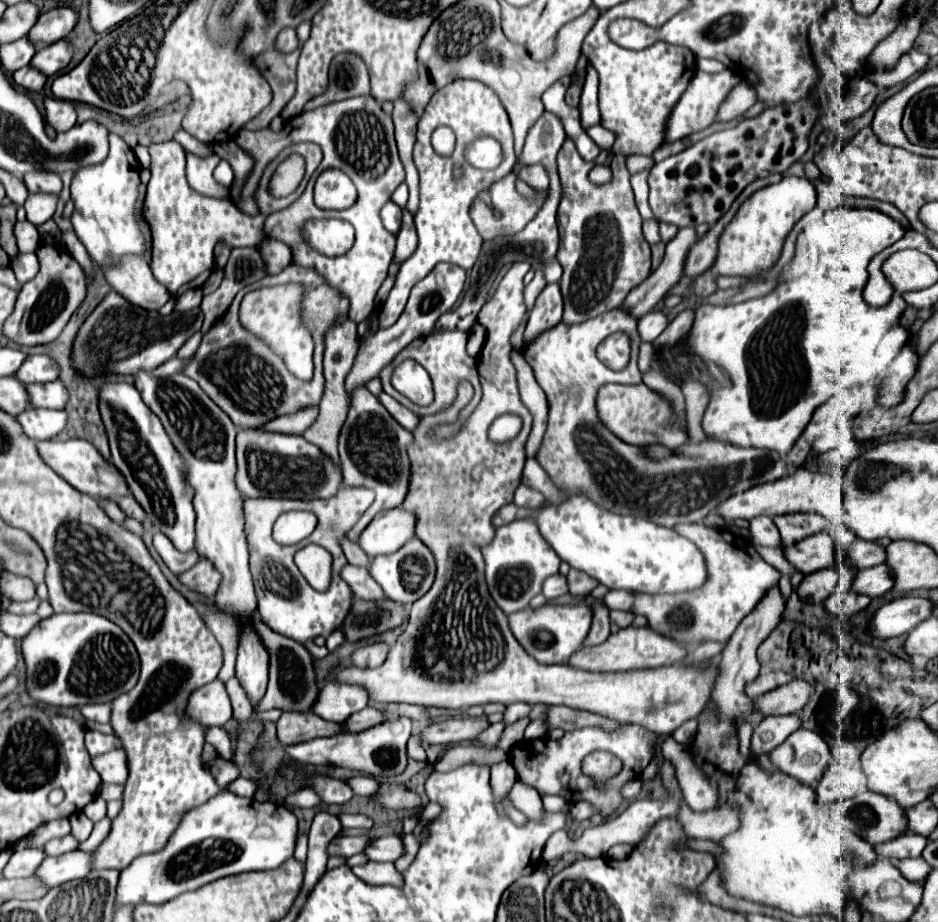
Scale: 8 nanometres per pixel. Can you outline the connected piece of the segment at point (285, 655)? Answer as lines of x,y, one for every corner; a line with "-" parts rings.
254,615
254,627
258,629
268,653
270,653
270,689
268,689
268,701
260,701
254,713
262,713
268,709
284,709
284,711
310,711
312,703
318,697
318,685
316,685
316,673
312,655
304,649
302,643
296,643
288,637
276,635
272,629
268,629
258,615

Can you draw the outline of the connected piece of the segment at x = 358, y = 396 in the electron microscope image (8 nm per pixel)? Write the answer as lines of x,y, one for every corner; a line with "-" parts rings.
358,385
352,391
352,407
348,419
340,433
340,465
344,473
344,485
352,487
368,487
376,493
374,505
366,509
362,519
350,529
348,539
358,541
360,533
368,527
372,517
380,511
394,509
402,505
408,485
410,485
410,459
408,459
408,445
414,441
412,433
406,431
372,395
366,385

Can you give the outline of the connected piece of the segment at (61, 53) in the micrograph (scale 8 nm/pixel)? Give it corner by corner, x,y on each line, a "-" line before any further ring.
60,39
52,45
46,45
46,47
38,49
30,65
36,67
38,71
42,71
44,75
54,75
54,73
62,71
68,63
70,63
68,43
64,39

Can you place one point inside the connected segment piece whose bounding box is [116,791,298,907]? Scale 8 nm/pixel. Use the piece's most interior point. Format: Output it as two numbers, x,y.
228,835

